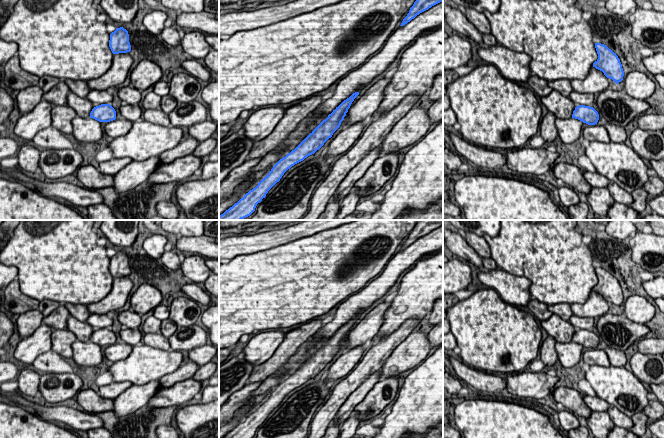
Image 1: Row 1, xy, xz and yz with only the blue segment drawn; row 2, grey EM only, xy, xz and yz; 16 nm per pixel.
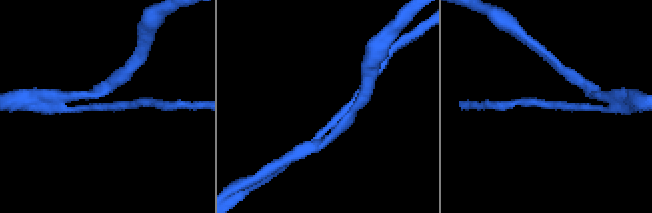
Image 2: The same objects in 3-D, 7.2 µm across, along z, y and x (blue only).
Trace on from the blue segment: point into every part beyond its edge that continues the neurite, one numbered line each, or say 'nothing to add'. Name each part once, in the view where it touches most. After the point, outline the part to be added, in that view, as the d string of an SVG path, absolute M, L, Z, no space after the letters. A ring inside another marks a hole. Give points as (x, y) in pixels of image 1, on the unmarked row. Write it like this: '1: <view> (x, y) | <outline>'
nothing to add

